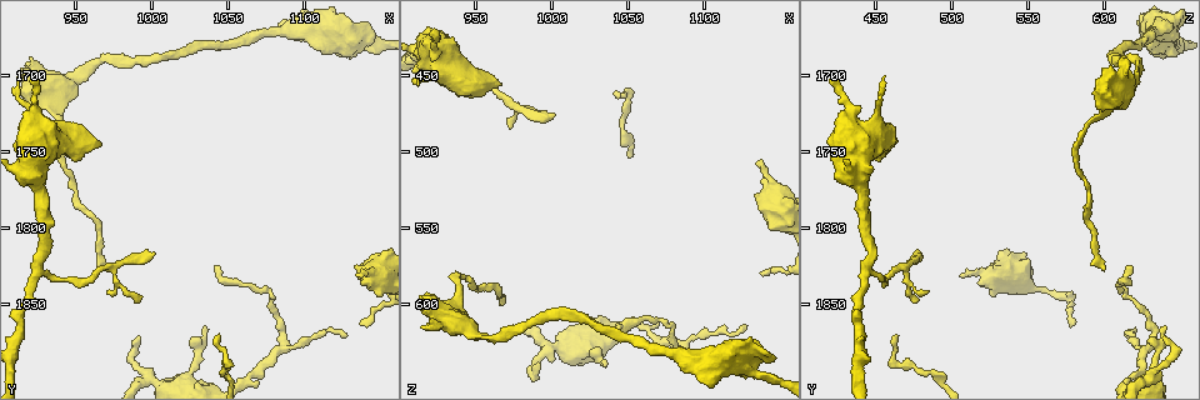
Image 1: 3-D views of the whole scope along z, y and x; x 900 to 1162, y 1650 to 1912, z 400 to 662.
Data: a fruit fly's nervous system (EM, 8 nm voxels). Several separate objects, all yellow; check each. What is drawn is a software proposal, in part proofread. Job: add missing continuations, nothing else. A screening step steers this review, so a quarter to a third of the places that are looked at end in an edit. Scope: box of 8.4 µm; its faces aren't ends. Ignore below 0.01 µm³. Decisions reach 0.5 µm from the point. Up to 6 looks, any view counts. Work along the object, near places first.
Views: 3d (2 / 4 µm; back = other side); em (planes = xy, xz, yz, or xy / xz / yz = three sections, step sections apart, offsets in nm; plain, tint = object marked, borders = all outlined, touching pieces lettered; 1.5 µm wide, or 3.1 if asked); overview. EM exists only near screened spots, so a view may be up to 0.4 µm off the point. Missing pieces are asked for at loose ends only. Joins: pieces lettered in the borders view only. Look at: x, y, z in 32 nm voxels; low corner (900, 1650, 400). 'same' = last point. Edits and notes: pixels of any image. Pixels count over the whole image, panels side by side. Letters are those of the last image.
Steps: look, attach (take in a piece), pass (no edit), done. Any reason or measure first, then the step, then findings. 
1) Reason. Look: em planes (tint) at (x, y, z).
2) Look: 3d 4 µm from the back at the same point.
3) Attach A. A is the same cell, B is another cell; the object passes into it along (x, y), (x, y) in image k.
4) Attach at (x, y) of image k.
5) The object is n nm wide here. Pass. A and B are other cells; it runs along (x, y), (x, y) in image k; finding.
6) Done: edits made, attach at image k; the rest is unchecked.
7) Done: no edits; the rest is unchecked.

An open end. Look: 3d 2 µm at (1138, 1832, 506).

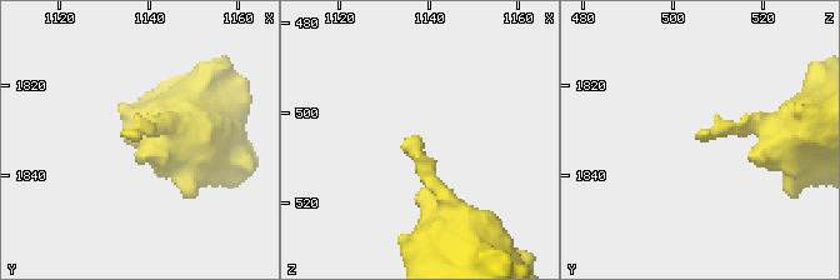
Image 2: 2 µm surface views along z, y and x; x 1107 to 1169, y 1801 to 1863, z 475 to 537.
Need the tissue. Look: em xy step 8 (borders) at (1138, 1832, 506).

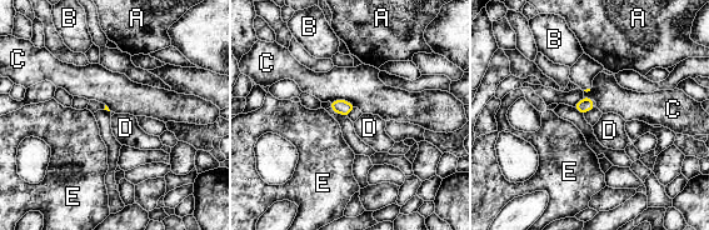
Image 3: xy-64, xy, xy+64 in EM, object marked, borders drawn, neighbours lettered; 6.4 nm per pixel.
The longest contact is with C, 170 nm. Pass. A, B, C, D and E are other cells; a border runs along (330, 101), (348, 100), (355, 106) in image 3; none of them fits.

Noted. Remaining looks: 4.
Tapers out. Look: 3d 4 µm from the back at (1126, 1868, 616).

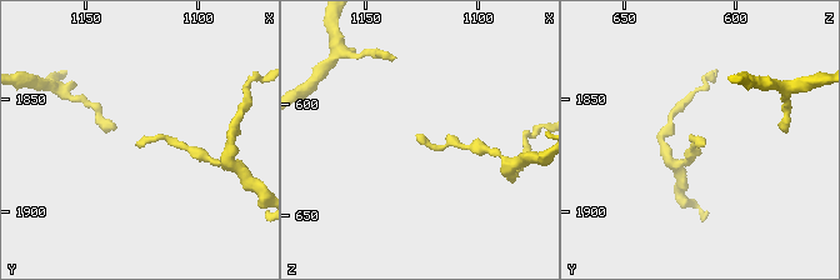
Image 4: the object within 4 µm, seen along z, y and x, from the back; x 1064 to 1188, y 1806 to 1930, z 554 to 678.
Need the tissue. Look: em planes (borders) at (1127, 1867, 614).

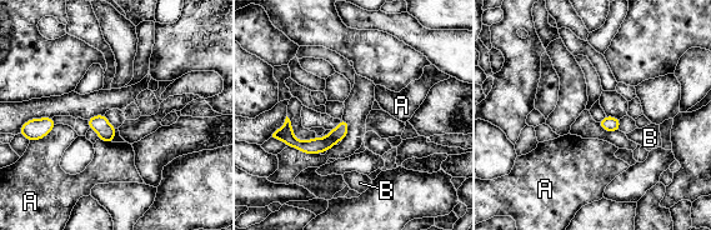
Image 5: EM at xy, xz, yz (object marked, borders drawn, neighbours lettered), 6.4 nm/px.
Pass. A and B are other cells; it runs along (345, 128), (316, 145), (283, 133) in image 5; no lettered piece goes on from it.

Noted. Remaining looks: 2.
Tapers out. Look: 3d 2 µm from the back at (974, 1840, 486).

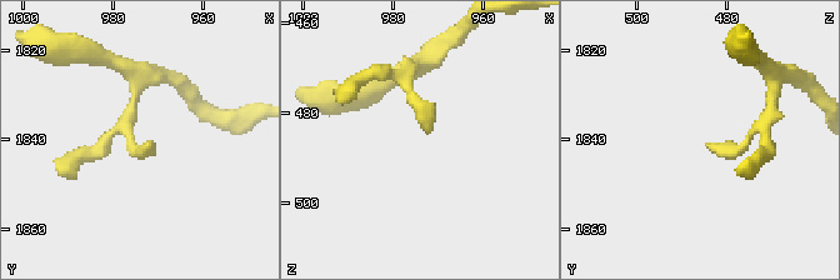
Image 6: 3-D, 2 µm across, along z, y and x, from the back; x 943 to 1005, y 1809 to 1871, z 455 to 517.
Shape alone is not enough. Look: em planes (borders) at (973, 1842, 485).

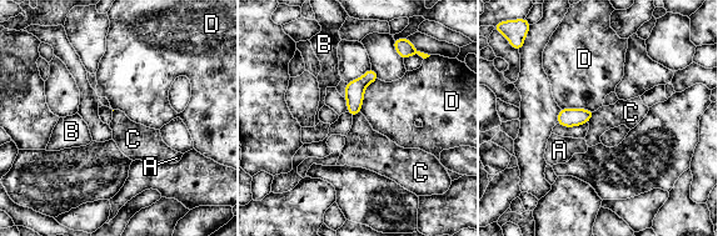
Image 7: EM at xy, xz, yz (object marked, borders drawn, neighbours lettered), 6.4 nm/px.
Pass. A, B, C and D are other cells; a border runs along (594, 111), (587, 121) in image 7; none of them fits.

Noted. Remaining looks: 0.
Done: no edits; the rest is unchecked.

